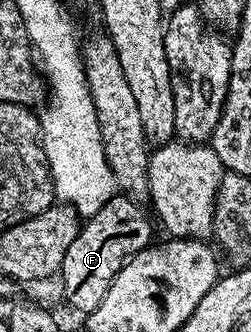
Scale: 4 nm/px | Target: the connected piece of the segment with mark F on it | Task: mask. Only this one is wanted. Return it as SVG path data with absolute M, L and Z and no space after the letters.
M117 194L110 202L106 202L106 206L102 206L102 210L98 210L98 214L87 217L78 238L70 242L70 250L66 250L64 265L61 266L58 276L59 279L64 279L65 298L81 314L93 312L98 302L106 298L106 290L110 290L110 282L114 282L118 270L122 270L124 263L153 243L153 221L146 208L145 212L140 202L131 195Z

